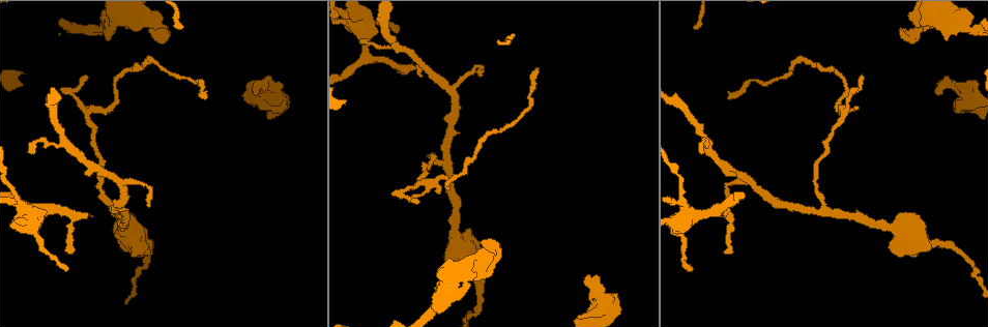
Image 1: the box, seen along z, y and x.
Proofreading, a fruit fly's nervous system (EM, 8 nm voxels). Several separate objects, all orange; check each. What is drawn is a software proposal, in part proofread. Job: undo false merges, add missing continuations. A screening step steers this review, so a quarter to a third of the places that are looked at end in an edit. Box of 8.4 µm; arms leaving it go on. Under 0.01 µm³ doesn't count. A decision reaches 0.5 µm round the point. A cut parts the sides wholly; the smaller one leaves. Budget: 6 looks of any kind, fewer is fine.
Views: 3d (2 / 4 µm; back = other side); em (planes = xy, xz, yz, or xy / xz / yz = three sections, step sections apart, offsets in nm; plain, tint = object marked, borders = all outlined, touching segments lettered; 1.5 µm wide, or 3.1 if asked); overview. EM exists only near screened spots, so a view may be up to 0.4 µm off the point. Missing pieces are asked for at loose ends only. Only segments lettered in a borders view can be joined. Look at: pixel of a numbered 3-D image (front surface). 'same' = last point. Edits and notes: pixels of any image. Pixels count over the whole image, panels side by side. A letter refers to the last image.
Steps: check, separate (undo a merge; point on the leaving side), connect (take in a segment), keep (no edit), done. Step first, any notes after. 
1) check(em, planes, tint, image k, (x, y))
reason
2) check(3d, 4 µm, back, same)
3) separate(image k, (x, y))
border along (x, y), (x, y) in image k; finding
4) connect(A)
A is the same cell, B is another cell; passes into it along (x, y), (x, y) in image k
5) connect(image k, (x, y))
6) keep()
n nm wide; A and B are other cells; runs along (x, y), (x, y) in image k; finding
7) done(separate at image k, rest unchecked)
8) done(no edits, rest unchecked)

check(em, xy, step 8, tint, image 1, (954, 109))
branch stops here

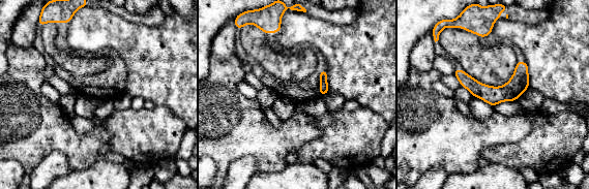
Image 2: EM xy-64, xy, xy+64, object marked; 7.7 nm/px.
check(em, planes, borders, same)

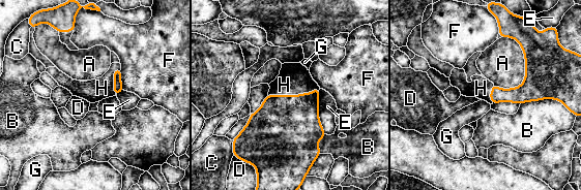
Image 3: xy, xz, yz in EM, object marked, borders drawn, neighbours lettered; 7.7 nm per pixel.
connect(H)
H is the same cell, A, B, C, D, E, F and G are other cells; it goes on there

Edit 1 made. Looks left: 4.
check(em, planes, borders, image 1, (860, 76))
tapers out

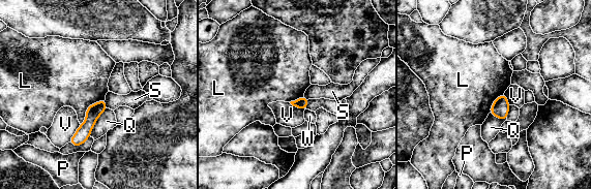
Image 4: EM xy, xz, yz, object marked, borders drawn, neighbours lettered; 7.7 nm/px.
keep()
80 nm wide; L touches over 280 nm; L, P, Q, S, V and W are other cells; none of them fits

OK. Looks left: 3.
done(connect at image 3, rest unchecked)

